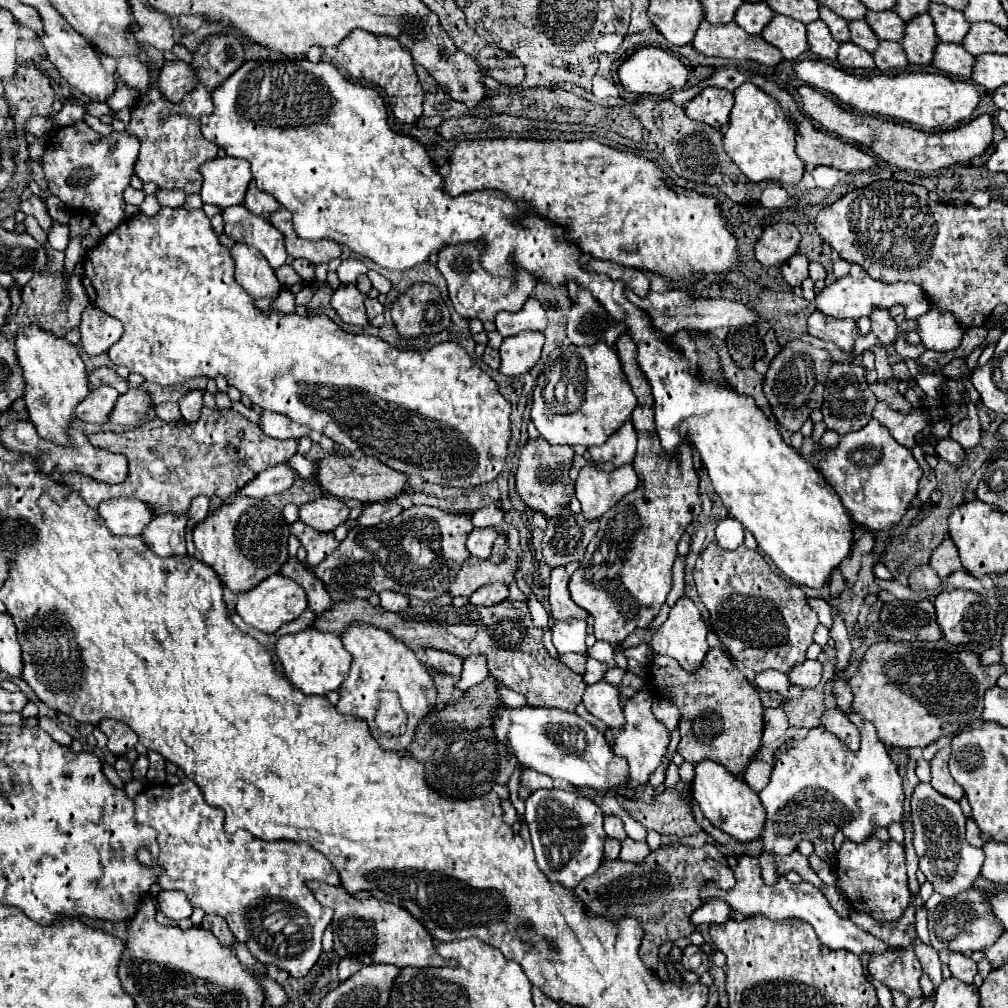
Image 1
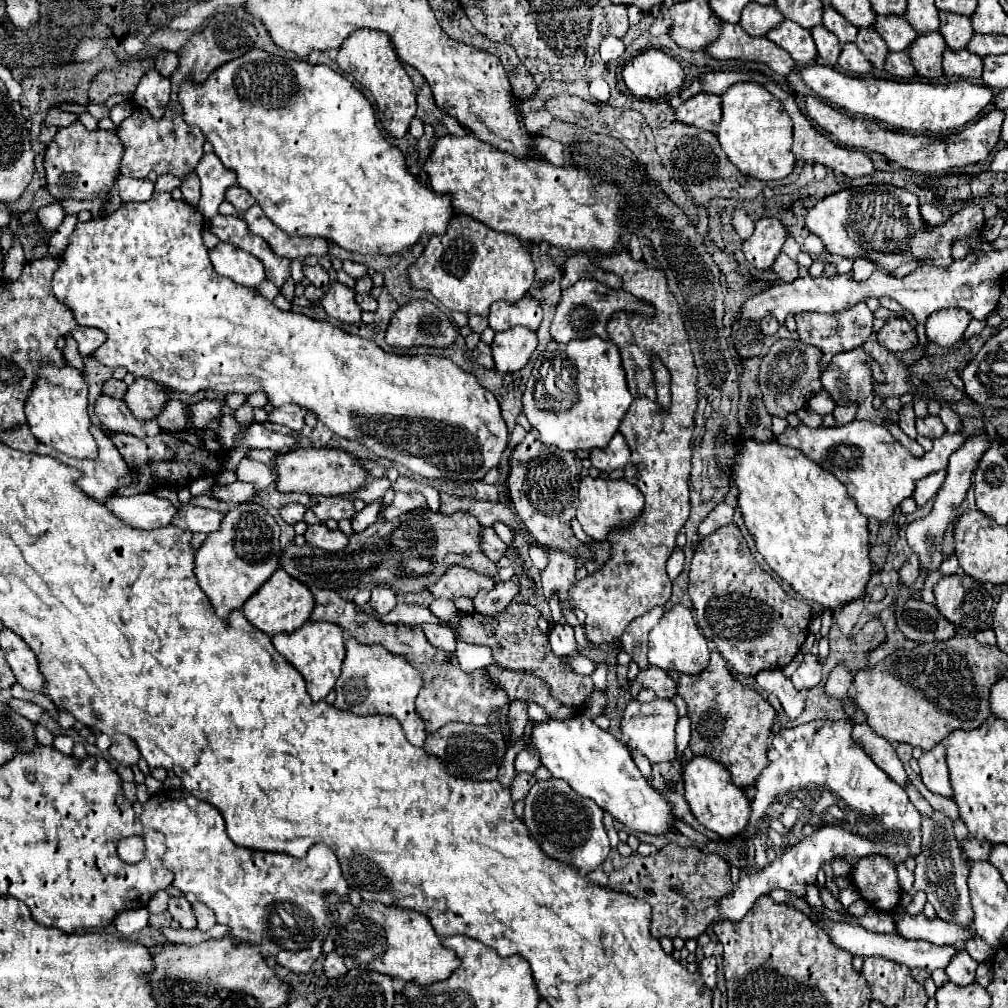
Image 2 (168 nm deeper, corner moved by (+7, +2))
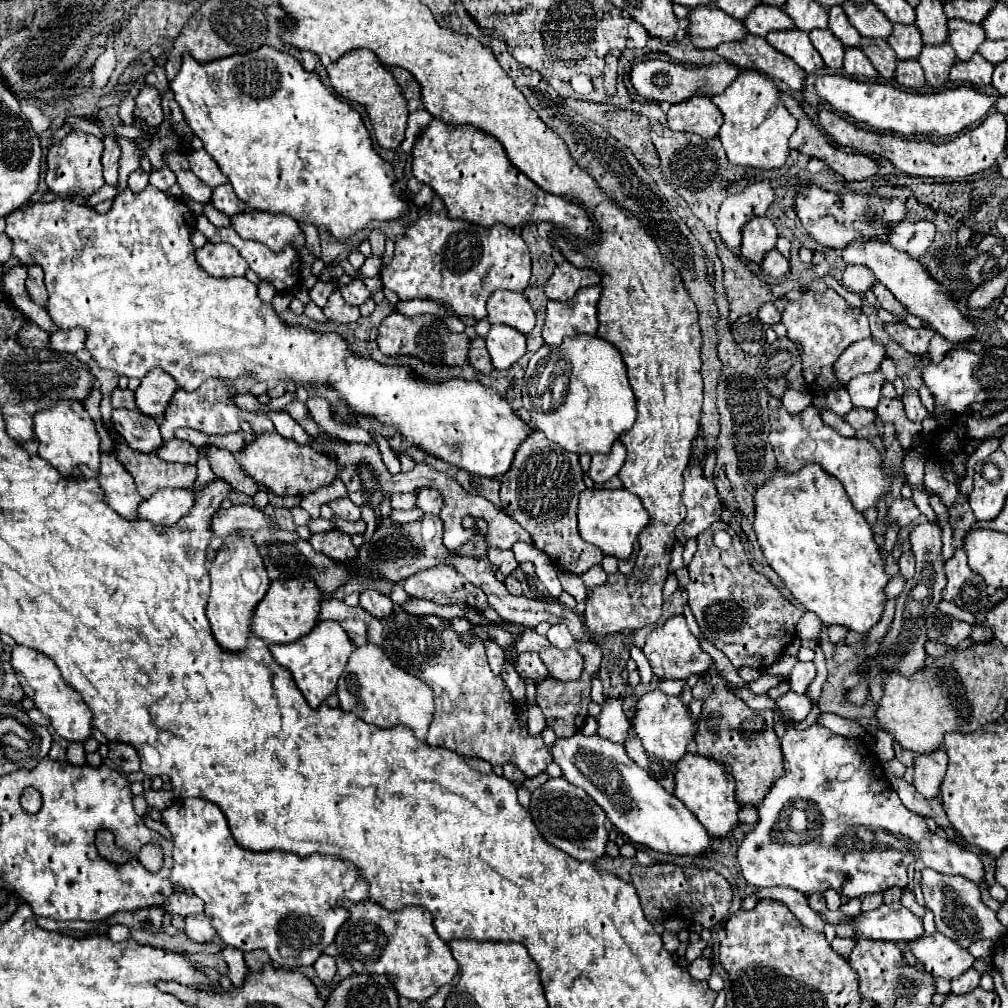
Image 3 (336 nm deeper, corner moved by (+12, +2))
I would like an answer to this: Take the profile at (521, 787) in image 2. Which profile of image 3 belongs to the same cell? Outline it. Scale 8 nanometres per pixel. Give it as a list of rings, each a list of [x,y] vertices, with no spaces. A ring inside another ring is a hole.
[[[538,774],[536,778],[524,778],[524,782],[522,784],[518,784],[518,788],[524,788],[524,790],[536,790],[536,788],[540,788],[544,782],[548,780],[548,774]]]

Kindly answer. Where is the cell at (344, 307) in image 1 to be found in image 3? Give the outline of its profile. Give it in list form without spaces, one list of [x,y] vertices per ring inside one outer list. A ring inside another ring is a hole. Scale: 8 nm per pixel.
[[[338,288],[332,292],[332,296],[328,298],[326,306],[324,306],[324,314],[328,320],[340,322],[340,324],[350,324],[356,322],[360,318],[360,312],[356,306],[350,306],[344,302],[344,298],[340,298]]]

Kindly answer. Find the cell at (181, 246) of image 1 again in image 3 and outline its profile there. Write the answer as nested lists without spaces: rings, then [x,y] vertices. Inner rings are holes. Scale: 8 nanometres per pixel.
[[[146,186],[142,192],[134,194],[132,190],[124,190],[116,196],[112,208],[106,212],[106,214],[96,214],[94,210],[86,208],[86,206],[78,206],[74,204],[72,200],[68,198],[56,198],[54,202],[36,202],[32,206],[26,206],[26,208],[20,208],[20,210],[14,210],[12,214],[6,216],[6,234],[12,238],[14,242],[14,256],[20,260],[20,264],[28,266],[30,262],[36,262],[42,266],[44,270],[44,284],[46,284],[46,290],[50,294],[48,298],[48,306],[46,310],[50,312],[52,320],[58,324],[58,328],[66,328],[70,324],[74,326],[82,326],[88,334],[88,340],[86,340],[86,350],[92,354],[92,358],[98,362],[100,368],[108,368],[116,374],[124,374],[128,378],[144,378],[152,368],[162,368],[164,372],[168,372],[178,388],[182,390],[196,390],[206,378],[218,378],[218,380],[238,380],[242,376],[250,376],[258,382],[264,382],[270,386],[276,386],[278,382],[294,382],[294,384],[302,384],[302,386],[308,386],[308,388],[314,388],[314,386],[328,386],[330,390],[334,390],[338,394],[340,400],[344,400],[344,404],[348,406],[348,412],[354,414],[354,416],[370,416],[374,420],[378,420],[380,424],[388,426],[388,428],[394,428],[404,442],[412,444],[412,446],[418,446],[422,452],[426,454],[432,454],[452,466],[458,466],[470,474],[476,474],[476,476],[486,476],[486,478],[494,478],[494,476],[502,476],[510,464],[512,464],[512,458],[514,458],[514,452],[516,448],[528,438],[530,434],[530,428],[528,424],[524,424],[510,408],[510,404],[500,396],[496,394],[494,390],[482,386],[480,382],[468,382],[468,380],[460,380],[460,378],[450,378],[450,380],[428,380],[428,378],[422,378],[420,374],[412,372],[410,366],[384,366],[380,362],[376,362],[374,358],[366,358],[366,356],[360,356],[356,352],[350,350],[350,344],[348,340],[344,340],[340,334],[336,332],[314,332],[314,330],[308,330],[308,328],[302,328],[302,326],[294,326],[294,324],[286,324],[272,308],[272,304],[266,304],[258,298],[258,288],[256,284],[252,284],[250,280],[246,278],[214,278],[210,276],[208,272],[204,272],[200,268],[200,264],[196,262],[196,256],[194,256],[194,248],[192,248],[192,242],[190,242],[190,232],[192,232],[192,224],[186,222],[186,218],[196,218],[196,214],[188,208],[188,204],[184,204],[180,198],[176,196],[170,196],[166,192],[160,192],[156,190],[154,186]]]

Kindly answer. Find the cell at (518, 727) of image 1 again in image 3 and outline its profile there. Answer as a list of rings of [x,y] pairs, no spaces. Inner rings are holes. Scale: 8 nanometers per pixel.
[[[578,732],[570,738],[556,738],[550,752],[552,760],[560,766],[562,776],[570,784],[584,788],[586,794],[602,806],[608,820],[632,842],[680,856],[704,854],[710,848],[710,836],[696,816],[688,812],[680,800],[656,784],[654,778],[650,778],[640,766],[636,766],[636,762],[628,758],[622,744],[614,744],[598,734],[584,736]]]

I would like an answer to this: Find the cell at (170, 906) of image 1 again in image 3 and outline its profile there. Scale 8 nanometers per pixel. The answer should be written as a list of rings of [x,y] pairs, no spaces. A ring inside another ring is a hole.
[[[206,914],[186,916],[184,918],[184,930],[186,930],[186,936],[194,942],[210,942],[216,938],[216,930],[212,928]]]

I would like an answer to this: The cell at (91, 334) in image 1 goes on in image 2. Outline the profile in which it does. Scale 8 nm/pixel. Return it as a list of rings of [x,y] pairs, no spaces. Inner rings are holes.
[[[77,326],[71,332],[71,336],[77,340],[81,356],[93,354],[105,342],[105,334],[101,334],[101,330],[97,330],[97,328],[89,328],[89,326]]]

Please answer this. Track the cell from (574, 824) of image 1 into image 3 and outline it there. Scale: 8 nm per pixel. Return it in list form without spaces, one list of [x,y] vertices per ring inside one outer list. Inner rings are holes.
[[[550,778],[546,784],[542,784],[538,790],[532,792],[528,810],[538,832],[554,848],[570,854],[580,862],[590,864],[594,864],[600,856],[604,856],[608,844],[608,830],[604,826],[606,814],[582,788],[572,786],[564,778]]]

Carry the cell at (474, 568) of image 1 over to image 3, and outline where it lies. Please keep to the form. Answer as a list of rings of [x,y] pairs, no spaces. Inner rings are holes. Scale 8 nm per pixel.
[[[438,564],[414,574],[404,582],[404,590],[414,598],[432,600],[436,604],[464,604],[480,610],[488,606],[486,594],[466,582],[466,578],[448,564]]]

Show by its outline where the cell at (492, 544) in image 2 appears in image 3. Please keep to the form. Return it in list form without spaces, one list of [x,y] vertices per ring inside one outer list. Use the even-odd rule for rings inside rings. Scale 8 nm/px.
[[[494,546],[488,548],[488,560],[490,560],[494,566],[498,566],[498,570],[500,570],[502,574],[506,574],[506,576],[518,566],[512,550],[502,550],[502,548],[494,548]]]

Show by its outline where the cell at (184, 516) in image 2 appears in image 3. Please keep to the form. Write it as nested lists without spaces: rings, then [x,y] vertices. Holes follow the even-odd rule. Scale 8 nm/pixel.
[[[246,504],[232,506],[228,510],[220,508],[212,516],[212,534],[220,538],[226,538],[234,530],[252,532],[252,530],[260,530],[266,526],[268,526],[268,518],[260,510],[246,506]]]

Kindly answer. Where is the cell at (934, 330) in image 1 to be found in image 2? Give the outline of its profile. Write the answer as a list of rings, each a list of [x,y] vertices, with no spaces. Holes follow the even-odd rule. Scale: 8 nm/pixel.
[[[961,308],[943,310],[943,312],[939,310],[925,322],[927,338],[929,338],[929,342],[935,342],[943,348],[955,346],[963,338],[963,332],[967,330],[969,322],[971,322],[971,316]]]

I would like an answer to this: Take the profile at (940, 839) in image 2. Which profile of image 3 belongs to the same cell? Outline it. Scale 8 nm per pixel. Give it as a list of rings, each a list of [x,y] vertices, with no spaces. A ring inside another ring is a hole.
[[[924,868],[920,888],[924,894],[926,906],[934,912],[936,930],[942,932],[944,936],[952,938],[958,946],[968,948],[972,942],[976,942],[980,938],[998,940],[1006,934],[1006,928],[996,920],[996,914],[982,902],[980,890],[974,882],[968,882],[962,876],[946,876],[936,870]]]

